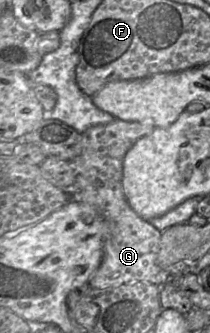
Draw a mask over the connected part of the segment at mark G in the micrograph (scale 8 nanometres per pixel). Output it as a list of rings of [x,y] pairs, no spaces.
[[[119,119],[92,126],[82,133],[81,153],[70,160],[75,172],[72,200],[92,206],[103,220],[103,257],[88,282],[92,288],[105,289],[135,282],[161,286],[164,281],[166,271],[157,265],[162,232],[134,212],[122,189],[126,153],[140,138],[150,135],[154,129],[151,124]]]

